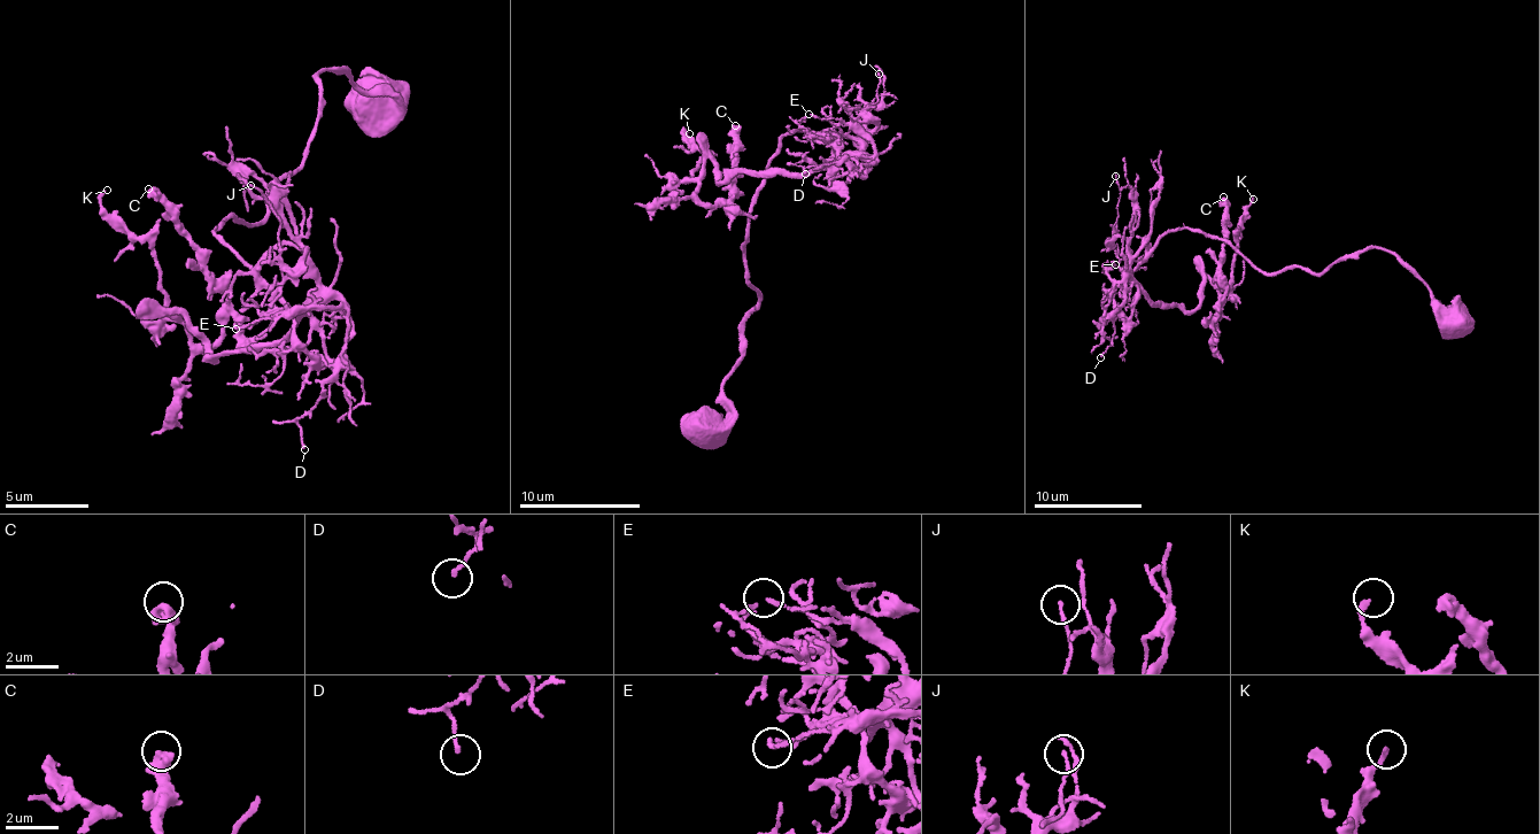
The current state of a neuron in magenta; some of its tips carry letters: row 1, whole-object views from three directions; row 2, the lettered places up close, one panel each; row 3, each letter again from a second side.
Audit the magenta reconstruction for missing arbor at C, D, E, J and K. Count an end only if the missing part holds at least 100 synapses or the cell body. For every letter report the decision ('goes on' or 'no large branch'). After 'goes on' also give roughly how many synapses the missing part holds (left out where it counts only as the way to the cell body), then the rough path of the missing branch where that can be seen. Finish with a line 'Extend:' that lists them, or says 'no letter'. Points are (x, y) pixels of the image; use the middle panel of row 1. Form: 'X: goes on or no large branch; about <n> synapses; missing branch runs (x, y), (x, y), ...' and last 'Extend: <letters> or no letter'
C: no large branch
D: no large branch
E: no large branch
J: no large branch
K: no large branch
Extend: no letter

